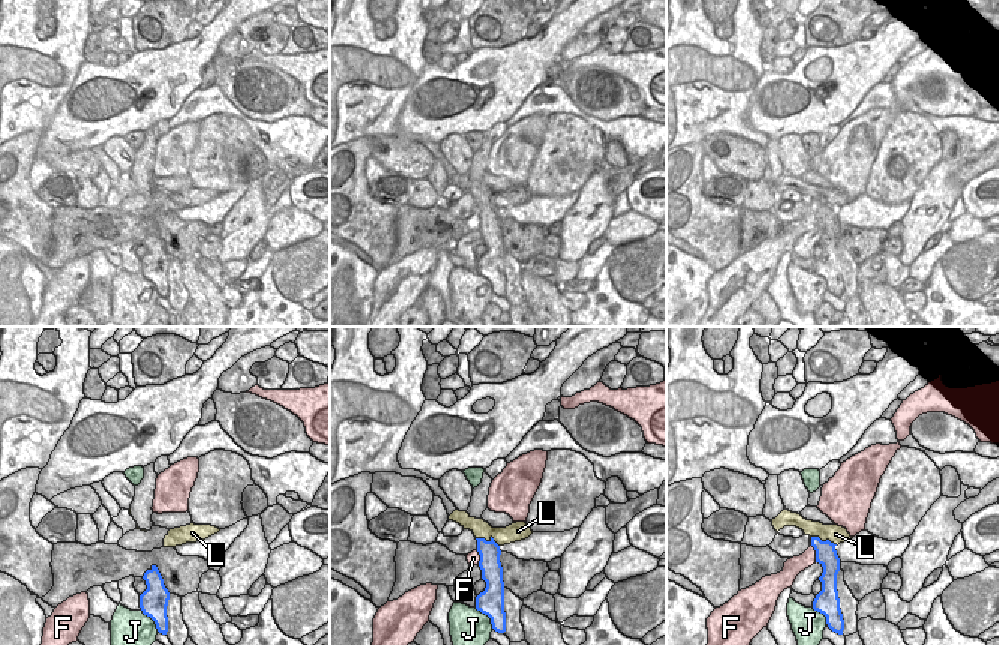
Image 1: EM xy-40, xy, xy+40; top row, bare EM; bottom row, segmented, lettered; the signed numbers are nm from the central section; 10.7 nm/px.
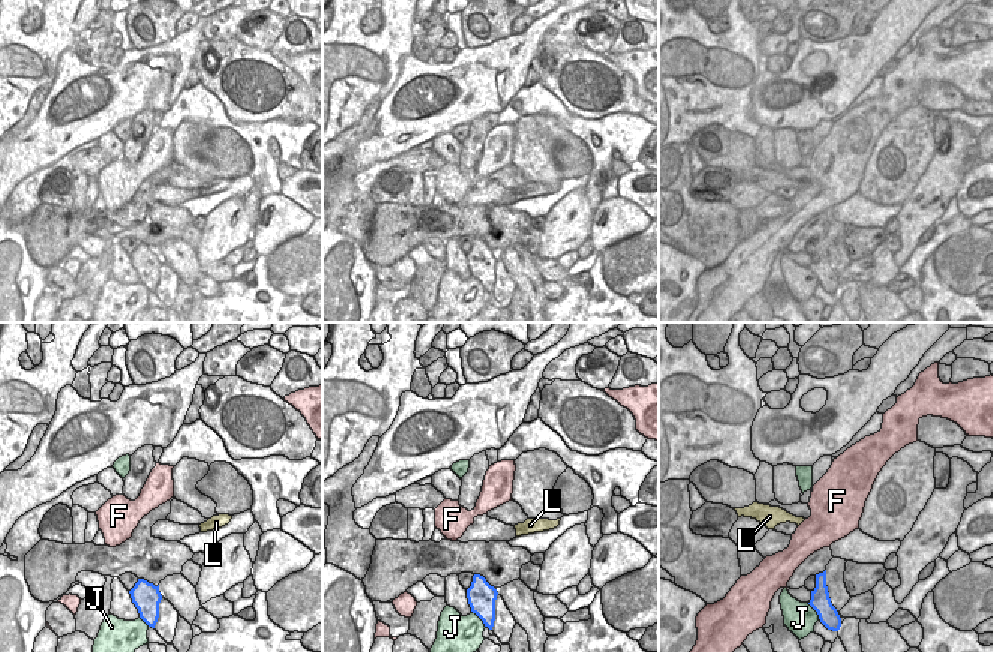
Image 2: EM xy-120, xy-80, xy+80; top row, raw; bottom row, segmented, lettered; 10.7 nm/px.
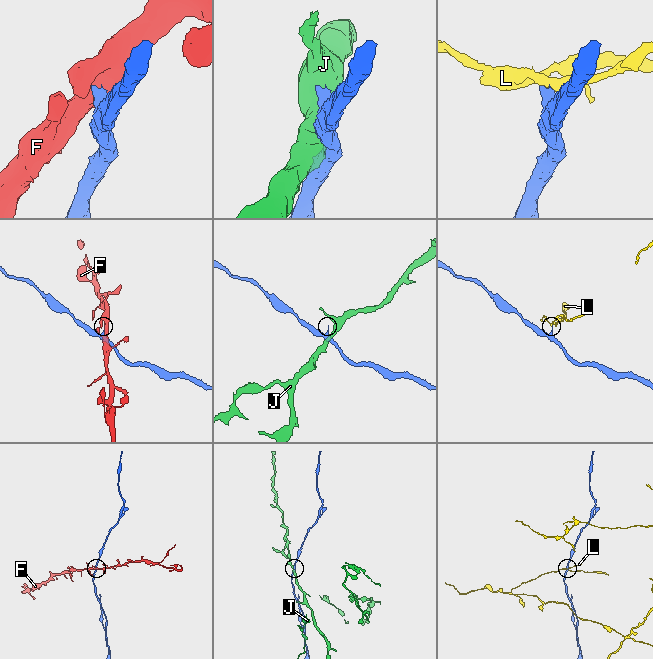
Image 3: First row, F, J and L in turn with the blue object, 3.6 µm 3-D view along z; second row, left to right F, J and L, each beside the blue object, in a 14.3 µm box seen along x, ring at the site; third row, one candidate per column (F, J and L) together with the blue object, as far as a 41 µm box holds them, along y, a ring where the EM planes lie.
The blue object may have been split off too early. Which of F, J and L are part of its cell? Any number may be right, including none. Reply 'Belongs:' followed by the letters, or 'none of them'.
Belongs: none of them

